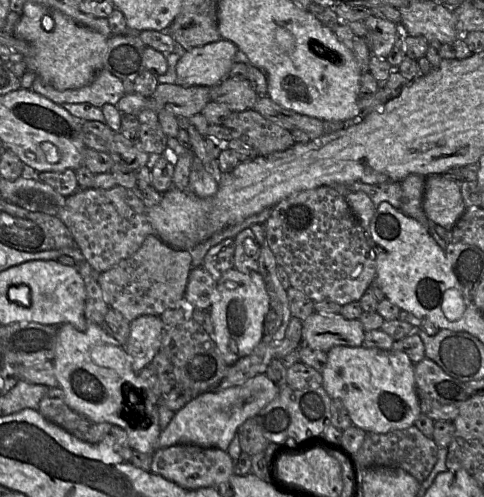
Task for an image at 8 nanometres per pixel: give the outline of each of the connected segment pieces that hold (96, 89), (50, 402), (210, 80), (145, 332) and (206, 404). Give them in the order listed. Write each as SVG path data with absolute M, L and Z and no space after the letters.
M101 69L88 85L68 90L57 90L35 74L30 89L58 105L87 102L100 108L105 103L116 105L125 94L123 86L120 78Z
M60 387L49 388L37 409L48 421L63 428L76 438L96 444L102 441L112 427L107 422L96 423L73 410L66 402Z
M223 38L186 50L176 64L176 83L183 87L213 87L228 77L238 52L233 42Z
M143 315L130 322L124 346L135 372L149 365L161 348L164 334L160 316Z
M260 374L240 386L219 392L200 394L175 412L170 423L160 433L158 448L166 448L177 444L191 444L226 451L237 434L238 428L247 419L255 417L273 401L279 391L280 387L265 374Z

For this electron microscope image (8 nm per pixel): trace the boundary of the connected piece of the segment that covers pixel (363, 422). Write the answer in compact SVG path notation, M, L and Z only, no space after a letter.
M335 346L327 354L327 363L321 372L322 387L331 399L337 399L345 406L352 424L367 433L388 433L402 430L414 425L422 413L416 393L414 365L409 357L401 351Z

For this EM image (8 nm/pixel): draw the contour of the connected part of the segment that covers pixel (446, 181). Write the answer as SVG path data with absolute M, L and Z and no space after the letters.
M443 174L427 176L422 209L429 220L451 230L466 210L460 182Z

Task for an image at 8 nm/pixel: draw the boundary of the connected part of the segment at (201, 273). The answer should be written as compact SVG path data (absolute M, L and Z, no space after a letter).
M204 267L192 268L184 293L184 299L189 304L189 307L209 310L216 283L211 274Z

